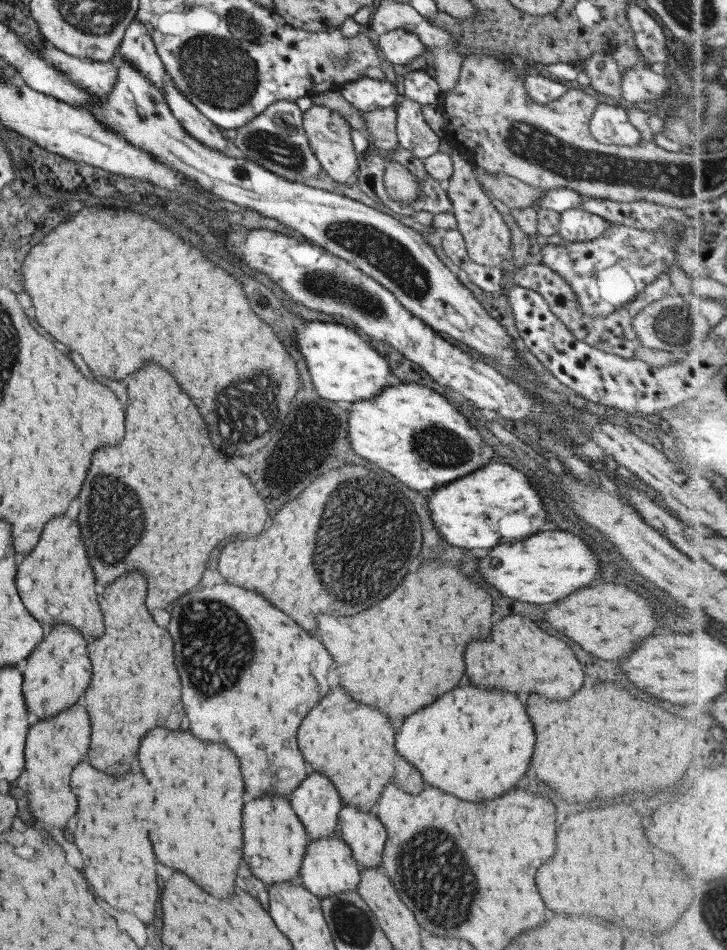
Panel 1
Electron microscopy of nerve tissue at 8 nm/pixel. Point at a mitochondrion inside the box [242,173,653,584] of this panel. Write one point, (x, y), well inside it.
(381, 251)

